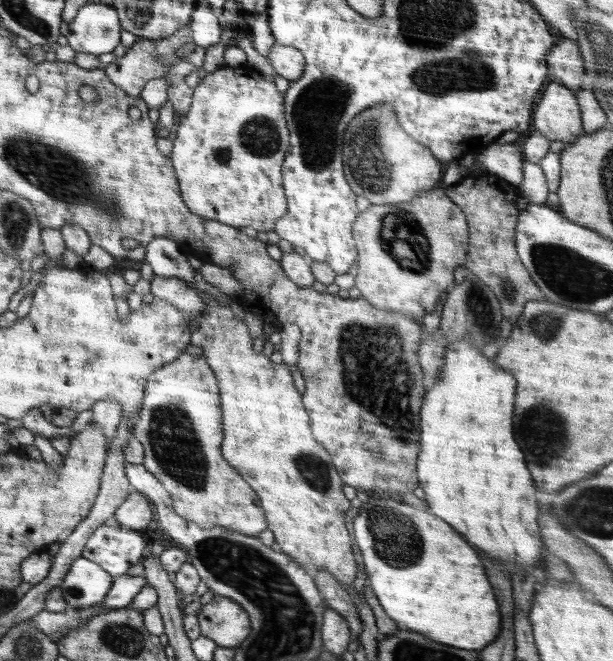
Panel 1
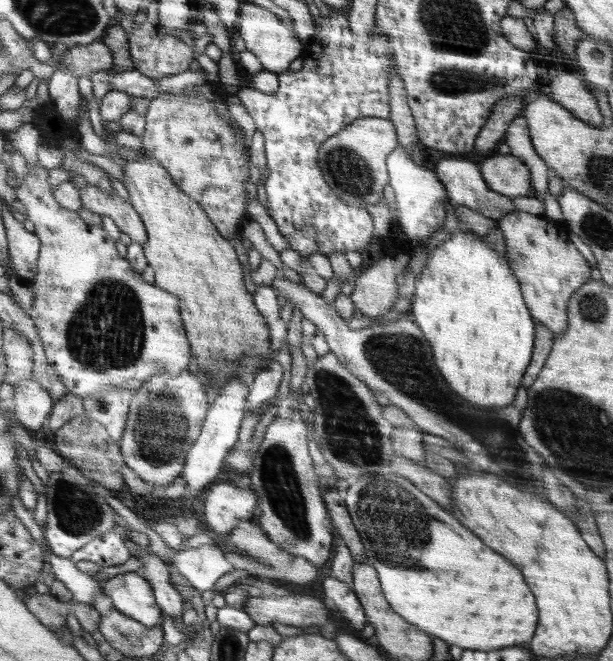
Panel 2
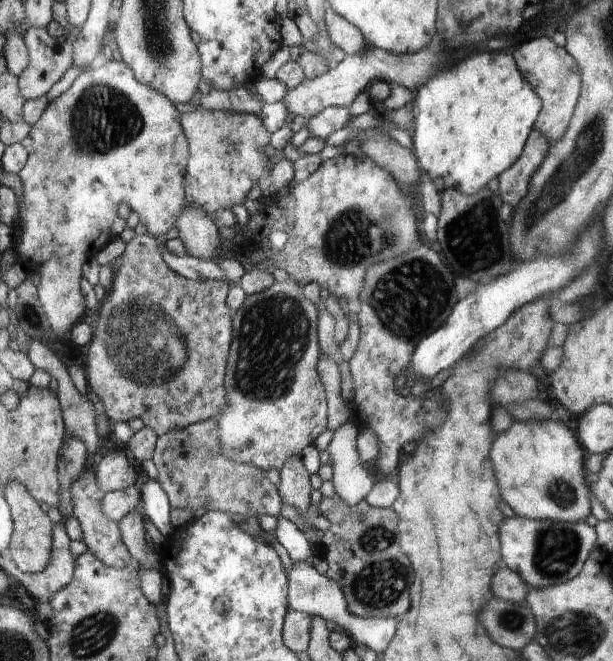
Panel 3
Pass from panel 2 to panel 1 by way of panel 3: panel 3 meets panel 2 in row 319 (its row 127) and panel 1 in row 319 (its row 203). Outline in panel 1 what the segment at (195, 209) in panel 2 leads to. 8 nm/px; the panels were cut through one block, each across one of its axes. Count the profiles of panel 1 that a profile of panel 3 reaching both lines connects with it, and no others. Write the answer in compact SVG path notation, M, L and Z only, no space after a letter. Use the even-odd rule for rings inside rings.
M202 293L198 295L207 307L202 315L188 317L186 321L191 330L191 344L204 350L202 357L217 378L224 426L222 457L258 495L267 519L267 528L274 533L275 542L282 553L302 567L326 569L340 583L352 585L357 575L357 564L351 548L352 536L345 526L345 513L354 503L344 496L338 471L330 462L328 452L314 438L308 412L303 406L302 395L295 388L290 368L284 363L272 363L268 352L252 349L253 338L250 337L248 326L243 318L234 315L229 305L214 303Z

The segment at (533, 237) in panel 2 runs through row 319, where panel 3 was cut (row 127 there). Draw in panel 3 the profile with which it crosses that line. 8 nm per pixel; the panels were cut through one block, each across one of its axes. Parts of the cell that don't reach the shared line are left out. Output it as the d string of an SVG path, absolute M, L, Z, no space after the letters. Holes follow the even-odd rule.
M538 37L532 42L523 43L512 55L520 74L540 98L541 109L534 121L534 130L544 134L550 144L560 140L570 124L580 94L581 76L578 63L565 47L556 45L551 37Z

